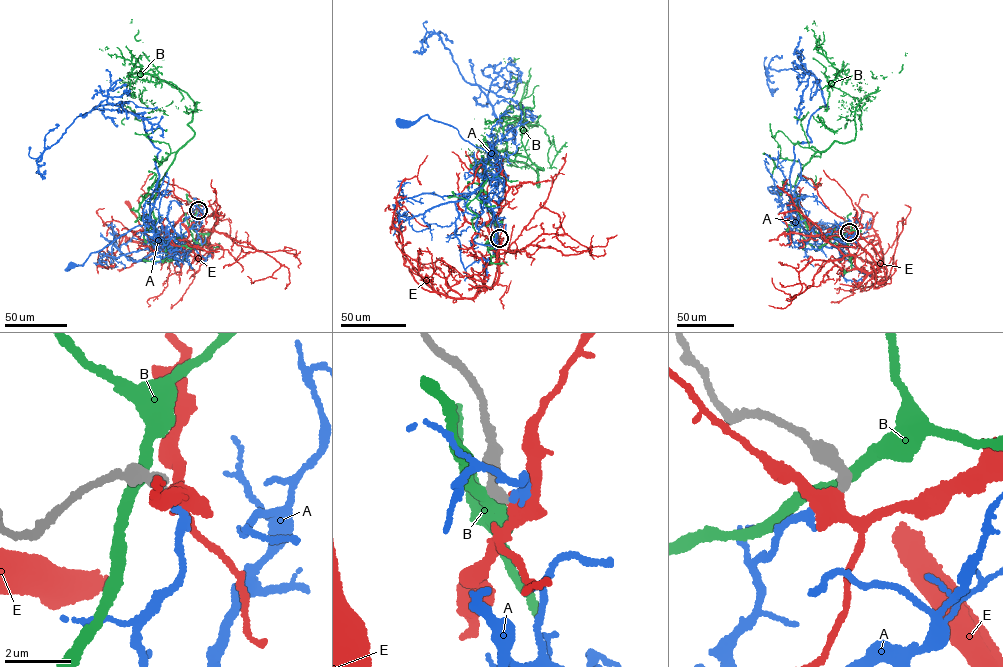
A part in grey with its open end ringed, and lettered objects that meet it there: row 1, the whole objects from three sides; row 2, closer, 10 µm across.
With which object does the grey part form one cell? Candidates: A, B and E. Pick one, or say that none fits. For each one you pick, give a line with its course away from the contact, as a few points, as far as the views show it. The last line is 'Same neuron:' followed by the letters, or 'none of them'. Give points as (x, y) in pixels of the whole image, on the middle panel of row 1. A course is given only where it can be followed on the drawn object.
A: it runs (499, 238), (490, 245), (472, 241), (483, 211), (480, 189), (488, 152), (426, 115), (403, 123)
Same neuron: A

